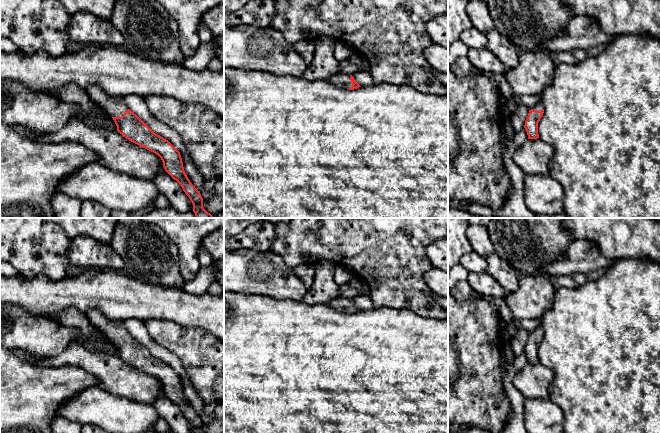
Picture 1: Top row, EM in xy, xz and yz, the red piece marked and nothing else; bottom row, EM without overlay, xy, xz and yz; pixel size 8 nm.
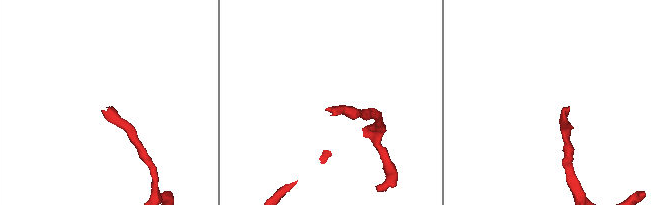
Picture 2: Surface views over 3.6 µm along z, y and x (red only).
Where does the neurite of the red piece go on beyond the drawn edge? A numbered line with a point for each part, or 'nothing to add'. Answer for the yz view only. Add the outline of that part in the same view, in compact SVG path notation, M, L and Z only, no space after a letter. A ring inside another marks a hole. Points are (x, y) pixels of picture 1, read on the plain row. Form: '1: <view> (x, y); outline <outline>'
1: yz (539, 330); outline M543 324L538 326L532 333L536 335L541 335L544 332Z

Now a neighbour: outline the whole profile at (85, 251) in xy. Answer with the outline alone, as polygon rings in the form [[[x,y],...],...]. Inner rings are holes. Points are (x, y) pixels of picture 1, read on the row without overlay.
[[[89,236],[71,238],[69,263],[77,267],[99,267],[122,272],[124,262],[108,243]]]

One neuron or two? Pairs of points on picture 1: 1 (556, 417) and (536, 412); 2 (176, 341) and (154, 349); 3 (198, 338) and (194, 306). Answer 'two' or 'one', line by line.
1: one
2: two
3: two

